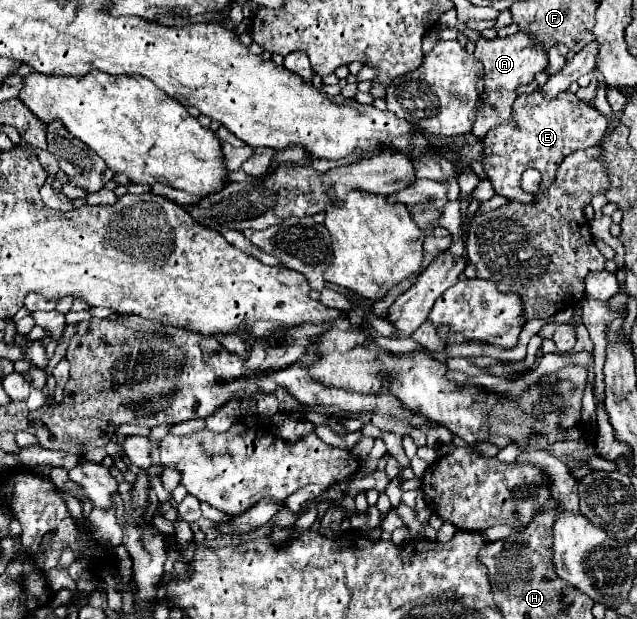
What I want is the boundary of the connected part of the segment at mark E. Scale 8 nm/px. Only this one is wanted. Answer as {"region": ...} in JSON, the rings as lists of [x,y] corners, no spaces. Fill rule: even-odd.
{"region":[[[540,90],[522,94],[514,102],[512,118],[514,124],[496,126],[484,136],[488,152],[484,160],[484,172],[492,182],[496,194],[516,202],[534,202],[536,198],[534,194],[526,194],[520,188],[520,176],[524,170],[536,168],[542,174],[540,190],[546,190],[554,182],[556,170],[562,160],[580,148],[598,146],[608,128],[608,120],[604,114],[578,100],[576,94],[570,92],[562,92],[554,100],[548,100]]]}

